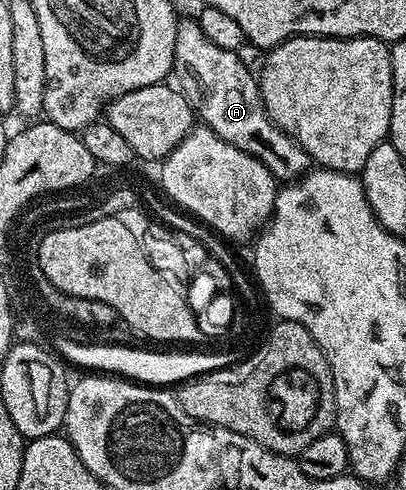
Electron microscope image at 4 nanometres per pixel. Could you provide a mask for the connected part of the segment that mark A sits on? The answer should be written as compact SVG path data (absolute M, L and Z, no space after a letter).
M179 19L172 72L175 77L178 75L177 87L194 109L197 119L220 134L224 142L236 146L236 150L244 150L244 154L252 154L264 162L275 180L293 182L310 171L310 155L272 122L262 104L255 73L250 73L249 66L240 57L238 52L229 52L216 46L216 42L208 42L197 19Z

